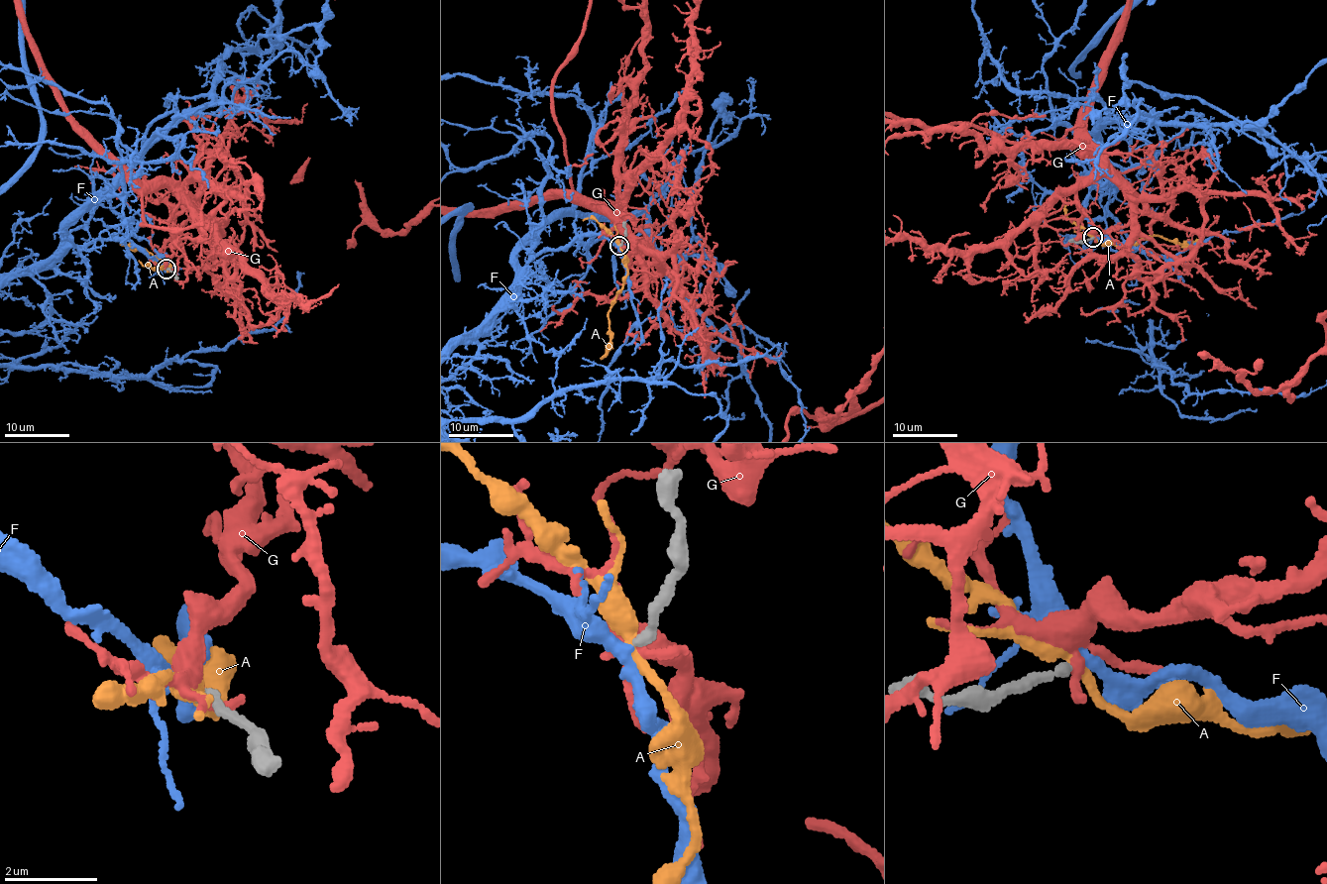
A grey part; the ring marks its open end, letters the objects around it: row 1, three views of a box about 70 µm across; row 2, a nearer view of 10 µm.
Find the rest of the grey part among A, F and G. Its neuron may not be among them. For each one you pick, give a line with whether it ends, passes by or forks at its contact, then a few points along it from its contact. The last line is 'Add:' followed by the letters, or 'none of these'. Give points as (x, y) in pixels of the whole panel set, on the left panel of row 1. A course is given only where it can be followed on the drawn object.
F: it passes by
Add: F

